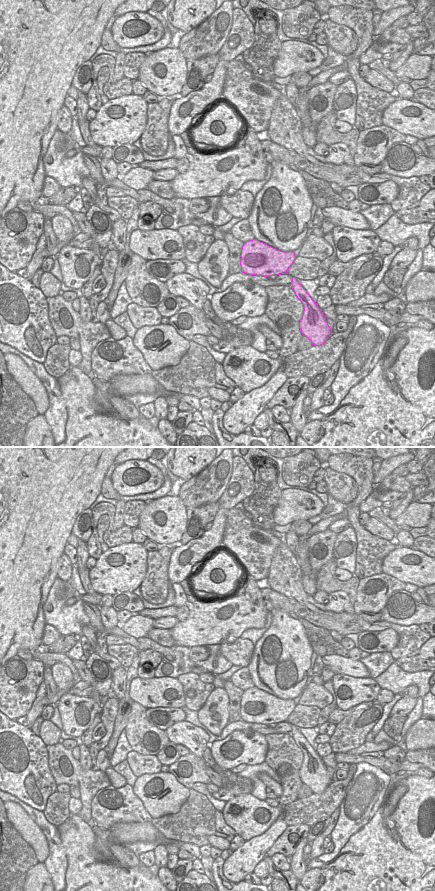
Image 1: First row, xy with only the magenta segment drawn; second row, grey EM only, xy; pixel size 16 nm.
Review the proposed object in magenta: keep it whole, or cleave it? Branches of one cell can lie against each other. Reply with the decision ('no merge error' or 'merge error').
no merge error

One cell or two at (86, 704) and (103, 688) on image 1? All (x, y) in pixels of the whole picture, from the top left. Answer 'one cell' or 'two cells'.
two cells

